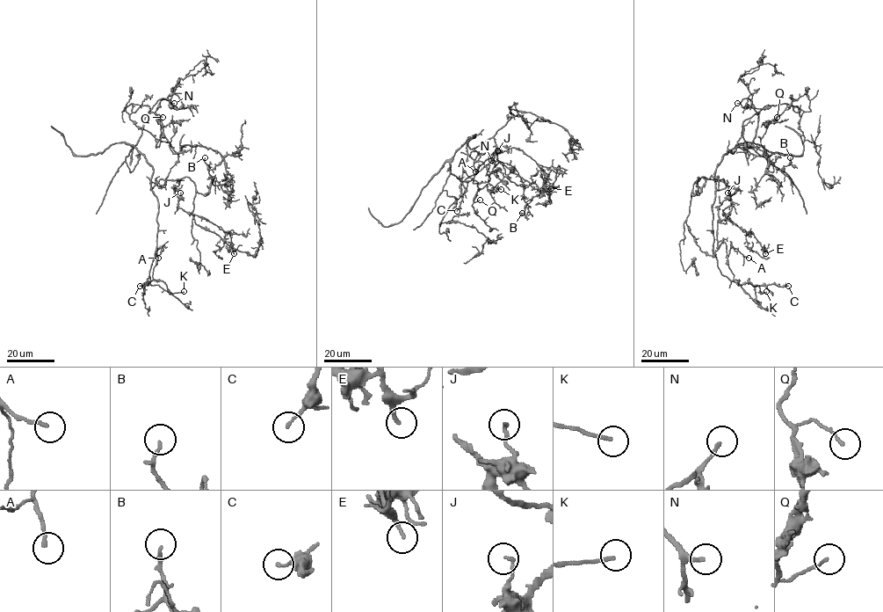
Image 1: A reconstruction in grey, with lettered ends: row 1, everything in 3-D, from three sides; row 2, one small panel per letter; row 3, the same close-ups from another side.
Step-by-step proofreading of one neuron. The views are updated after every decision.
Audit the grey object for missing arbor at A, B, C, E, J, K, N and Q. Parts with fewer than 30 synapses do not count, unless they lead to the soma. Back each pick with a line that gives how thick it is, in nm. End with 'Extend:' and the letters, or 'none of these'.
A: 160 nm
B: 150 nm
K: 160 nm
N: 170 nm
Extend: A, B, K, N

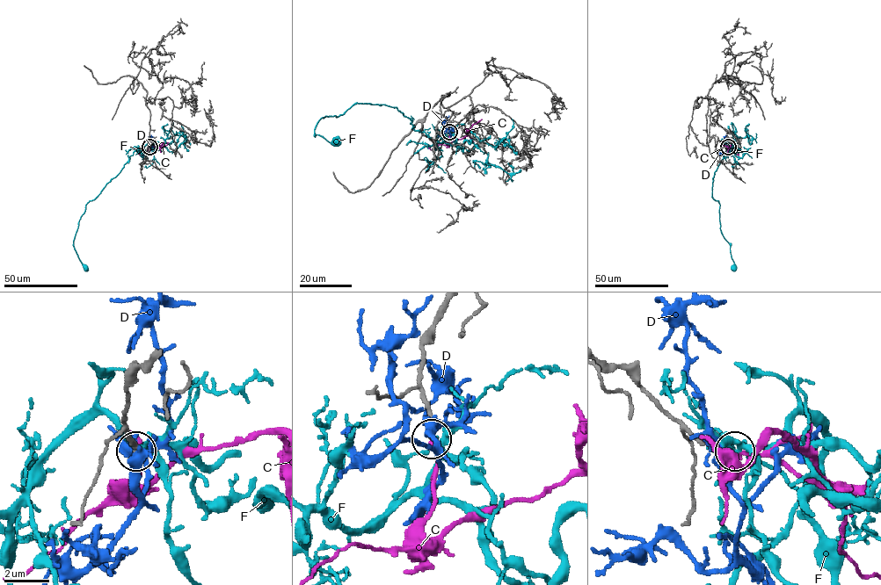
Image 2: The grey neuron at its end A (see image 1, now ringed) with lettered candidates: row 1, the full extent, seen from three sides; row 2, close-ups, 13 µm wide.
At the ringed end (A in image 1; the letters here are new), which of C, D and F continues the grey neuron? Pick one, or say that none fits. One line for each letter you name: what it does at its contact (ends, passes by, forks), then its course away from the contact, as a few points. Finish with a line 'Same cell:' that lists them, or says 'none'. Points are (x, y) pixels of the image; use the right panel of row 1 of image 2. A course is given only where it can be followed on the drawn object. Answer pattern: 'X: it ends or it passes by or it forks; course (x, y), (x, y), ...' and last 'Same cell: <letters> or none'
C: it ends; course (728, 147), (735, 148), (721, 142)
Same cell: C

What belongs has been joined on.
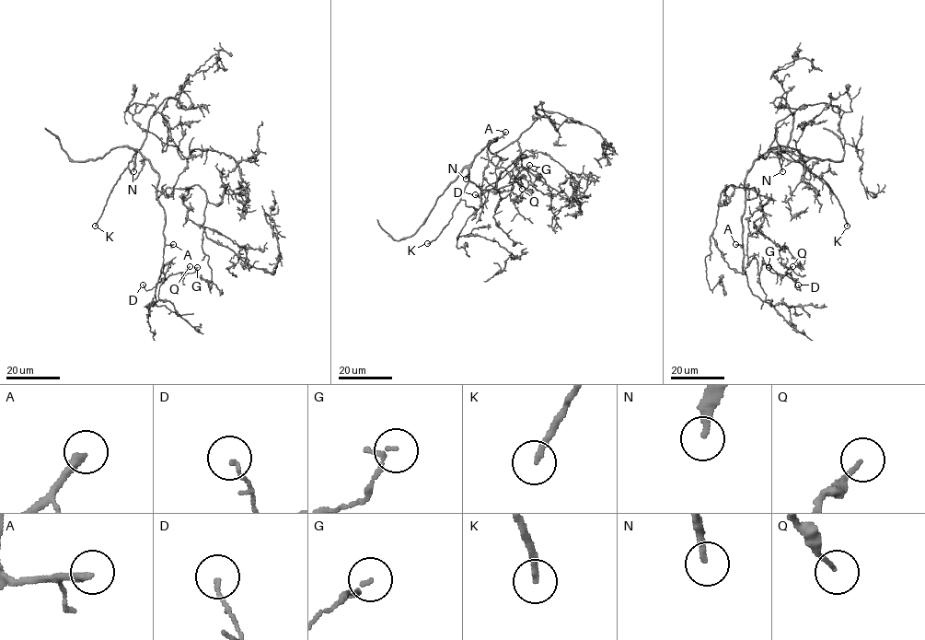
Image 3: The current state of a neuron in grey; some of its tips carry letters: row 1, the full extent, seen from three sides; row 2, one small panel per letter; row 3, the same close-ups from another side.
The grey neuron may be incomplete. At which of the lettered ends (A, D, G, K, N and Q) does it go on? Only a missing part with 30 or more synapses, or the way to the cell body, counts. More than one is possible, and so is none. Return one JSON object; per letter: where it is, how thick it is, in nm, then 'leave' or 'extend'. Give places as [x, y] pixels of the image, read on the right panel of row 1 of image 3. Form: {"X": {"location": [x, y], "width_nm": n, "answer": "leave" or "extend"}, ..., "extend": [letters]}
{"A": {"location": [735, 244], "width_nm": 280, "answer": "extend"}, "D": {"location": [798, 285], "width_nm": 100, "answer": "leave"}, "G": {"location": [768, 267], "width_nm": 80, "answer": "leave"}, "K": {"location": [847, 226], "width_nm": 200, "answer": "extend"}, "N": {"location": [782, 171], "width_nm": 220, "answer": "extend"}, "Q": {"location": [792, 266], "width_nm": 130, "answer": "leave"}, "extend": ["A", "K", "N"]}

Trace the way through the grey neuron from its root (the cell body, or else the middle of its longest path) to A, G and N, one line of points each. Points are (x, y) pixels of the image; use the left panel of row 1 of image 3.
A: (156, 172), (156, 198), (165, 214), (165, 243), (173, 244)
G: (156, 172), (165, 247), (156, 300), (166, 263), (163, 279), (197, 267)
N: (156, 172), (138, 151), (133, 171)

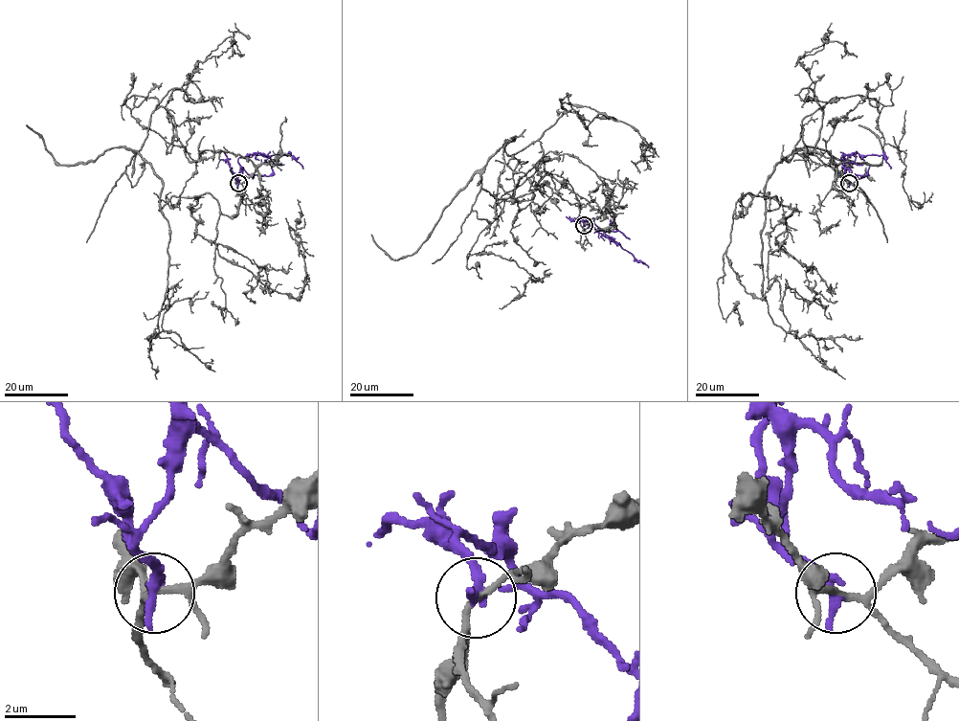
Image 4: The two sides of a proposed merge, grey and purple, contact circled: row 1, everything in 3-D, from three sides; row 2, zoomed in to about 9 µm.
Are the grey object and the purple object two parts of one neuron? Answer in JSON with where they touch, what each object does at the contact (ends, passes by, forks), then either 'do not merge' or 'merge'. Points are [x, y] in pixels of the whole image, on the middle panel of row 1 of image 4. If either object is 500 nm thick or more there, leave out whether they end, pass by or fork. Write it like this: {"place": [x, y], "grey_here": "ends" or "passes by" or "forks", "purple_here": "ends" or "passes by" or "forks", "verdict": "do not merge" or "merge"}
{"place": [584, 225], "grey_here": "forks", "purple_here": "ends", "verdict": "do not merge"}

